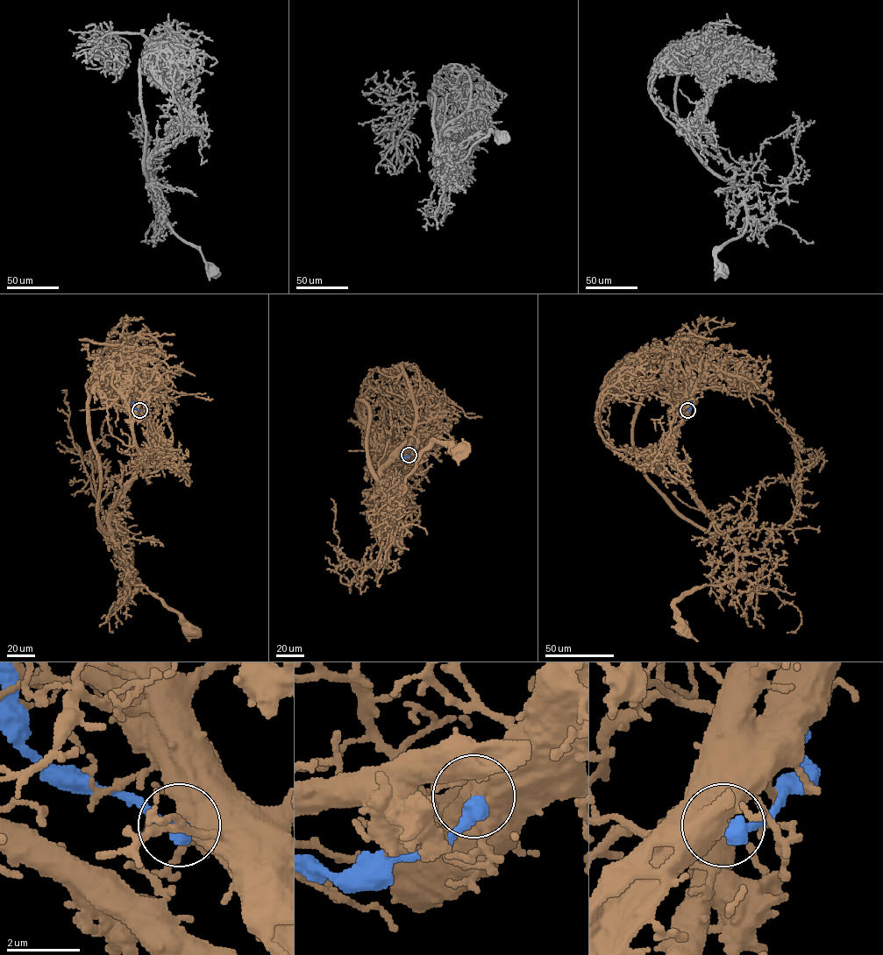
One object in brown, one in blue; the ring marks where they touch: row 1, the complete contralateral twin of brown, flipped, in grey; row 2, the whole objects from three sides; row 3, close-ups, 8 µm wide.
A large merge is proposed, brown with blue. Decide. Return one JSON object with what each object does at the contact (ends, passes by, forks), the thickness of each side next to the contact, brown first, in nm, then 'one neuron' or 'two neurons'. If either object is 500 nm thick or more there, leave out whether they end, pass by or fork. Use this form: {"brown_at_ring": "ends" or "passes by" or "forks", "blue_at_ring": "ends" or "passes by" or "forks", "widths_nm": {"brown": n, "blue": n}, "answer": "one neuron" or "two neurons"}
{"widths_nm": {"brown": 650, "blue": 440}, "answer": "two neurons"}

